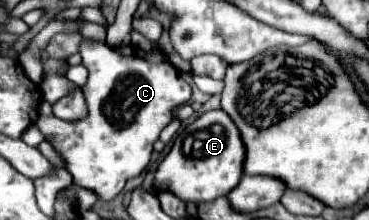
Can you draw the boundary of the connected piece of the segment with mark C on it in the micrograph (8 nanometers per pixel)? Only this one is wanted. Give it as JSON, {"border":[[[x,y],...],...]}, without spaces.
{"border":[[[83,40],[79,46],[79,54],[83,58],[83,66],[89,70],[89,80],[83,86],[87,116],[75,122],[59,120],[55,116],[39,116],[35,122],[39,132],[63,160],[65,170],[73,176],[73,184],[91,190],[99,200],[105,202],[113,200],[123,190],[129,178],[139,176],[147,168],[153,144],[159,138],[161,130],[173,120],[173,110],[191,98],[191,86],[181,78],[167,56],[163,56],[159,50],[143,52],[135,46],[129,46],[127,50],[129,54],[125,54],[125,48],[119,50],[107,44]]]}

